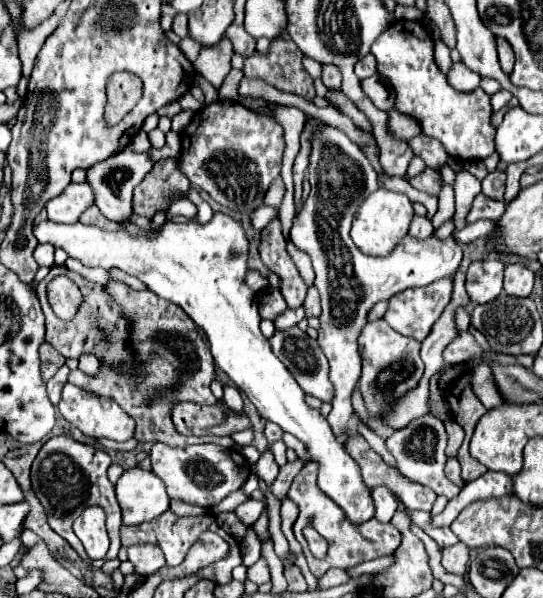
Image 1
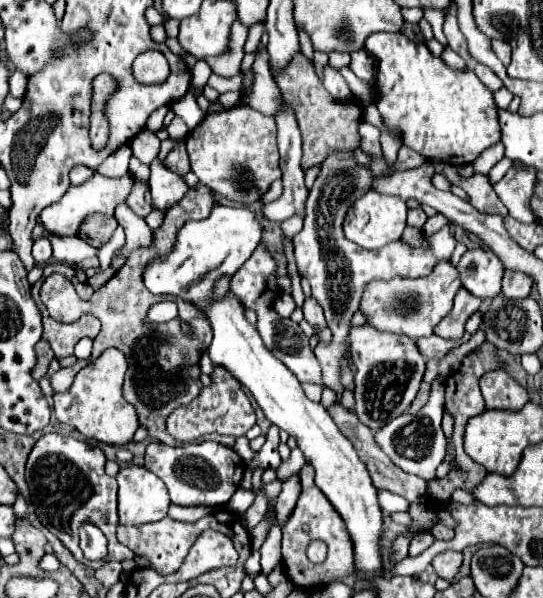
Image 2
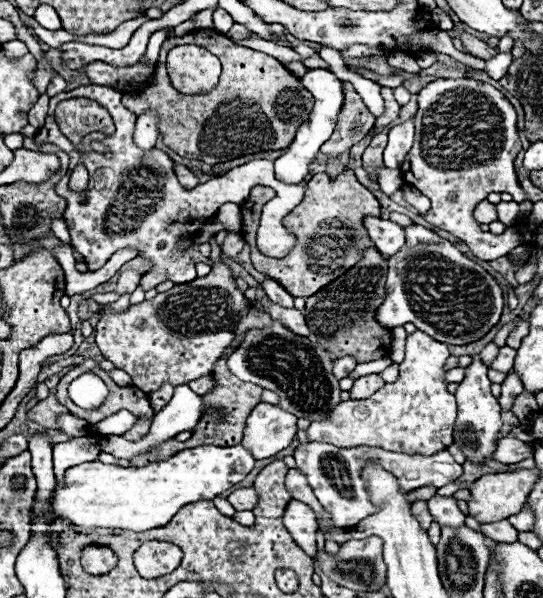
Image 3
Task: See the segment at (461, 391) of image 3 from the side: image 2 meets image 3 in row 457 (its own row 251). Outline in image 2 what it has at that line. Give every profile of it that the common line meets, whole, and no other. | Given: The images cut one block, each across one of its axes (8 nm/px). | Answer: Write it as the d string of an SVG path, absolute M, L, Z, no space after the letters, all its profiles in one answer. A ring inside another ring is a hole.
M470 248L458 262L458 274L462 286L478 298L494 298L500 292L504 266L500 258L486 248Z

